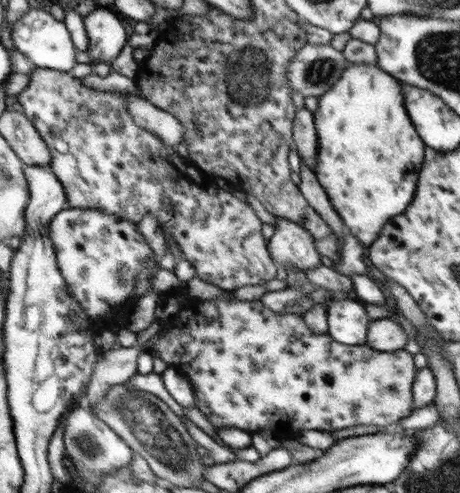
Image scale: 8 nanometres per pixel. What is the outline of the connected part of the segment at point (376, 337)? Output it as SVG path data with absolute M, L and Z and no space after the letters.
M389 318L372 319L365 346L374 350L395 352L404 349L408 334L400 323Z

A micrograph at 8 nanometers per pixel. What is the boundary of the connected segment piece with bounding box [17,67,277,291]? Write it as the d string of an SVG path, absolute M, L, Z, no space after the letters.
M34 67L29 77L28 86L17 96L17 100L50 149L50 164L63 184L68 206L117 214L136 224L145 214L156 215L165 235L169 233L172 236L194 266L196 279L223 290L260 286L275 278L277 265L261 233L263 223L252 207L234 197L232 188L226 191L220 189L216 177L205 172L196 160L182 157L176 147L166 146L161 138L140 129L125 107L127 93L88 89L81 85L80 79L59 70Z

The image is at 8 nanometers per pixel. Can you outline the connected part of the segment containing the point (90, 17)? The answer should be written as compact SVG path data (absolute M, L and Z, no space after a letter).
M94 6L84 10L83 25L88 35L87 49L94 68L98 62L111 65L126 46L126 30L122 16L113 9Z

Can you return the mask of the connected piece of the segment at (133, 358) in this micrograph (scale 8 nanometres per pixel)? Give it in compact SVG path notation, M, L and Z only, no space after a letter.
M157 319L147 330L140 331L137 345L132 348L118 346L106 353L100 353L86 387L86 397L91 407L104 400L106 392L109 392L112 386L126 383L137 373L138 356L146 351L144 344L160 331L161 323L162 321Z

